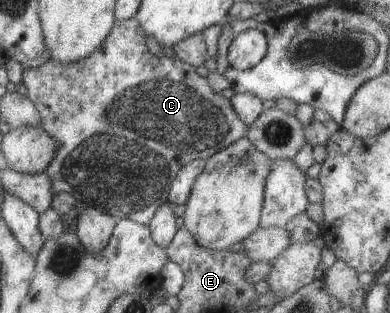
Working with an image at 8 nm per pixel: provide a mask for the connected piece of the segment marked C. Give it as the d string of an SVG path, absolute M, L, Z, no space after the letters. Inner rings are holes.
M135 17L124 21L116 19L115 24L111 27L109 34L101 43L101 46L97 47L89 56L72 63L63 64L55 59L50 59L40 67L24 69L22 72L22 82L27 87L27 97L31 99L31 102L36 106L40 114L41 128L46 130L58 142L55 156L46 168L52 182L54 194L60 192L69 193L77 201L85 202L88 207L100 208L103 212L114 216L115 219L131 219L136 223L148 225L155 211L162 204L168 202L168 192L172 185L173 176L184 164L195 159L206 161L222 148L245 137L248 126L239 118L239 115L233 108L232 102L221 96L221 93L216 93L209 86L203 71L175 56L153 55L153 53L149 52L145 39L141 25Z

